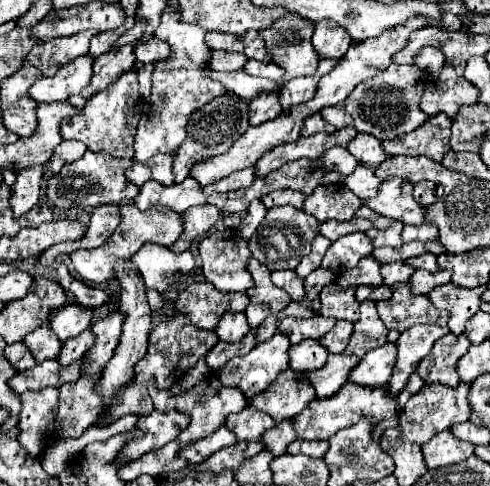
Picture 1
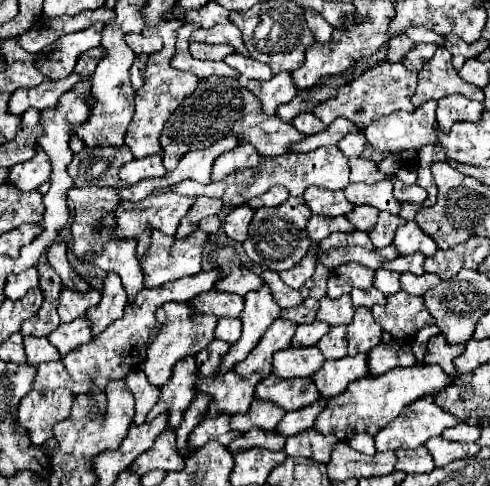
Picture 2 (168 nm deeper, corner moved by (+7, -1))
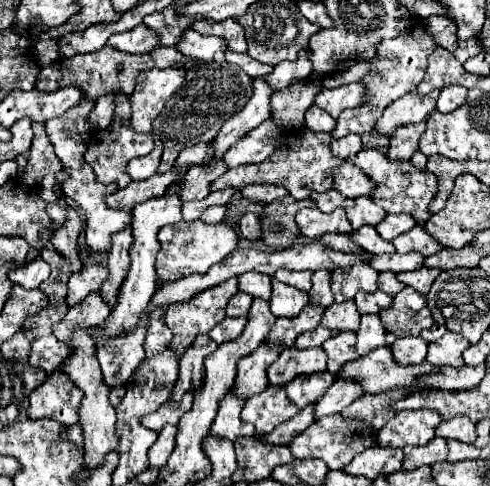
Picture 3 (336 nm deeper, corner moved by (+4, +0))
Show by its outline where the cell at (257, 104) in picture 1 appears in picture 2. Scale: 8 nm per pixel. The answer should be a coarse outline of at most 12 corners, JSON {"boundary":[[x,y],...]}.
{"boundary":[[284,71],[270,81],[248,81],[260,109],[274,115],[298,93]]}

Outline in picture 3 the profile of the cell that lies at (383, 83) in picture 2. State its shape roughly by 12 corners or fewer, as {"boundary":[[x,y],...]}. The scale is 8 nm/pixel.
{"boundary":[[363,84],[319,90],[315,106],[337,118],[363,104]]}

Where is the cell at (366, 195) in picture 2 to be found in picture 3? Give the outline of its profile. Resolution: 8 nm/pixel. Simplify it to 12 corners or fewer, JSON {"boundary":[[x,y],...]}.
{"boundary":[[353,162],[333,170],[347,198],[371,196],[373,182]]}

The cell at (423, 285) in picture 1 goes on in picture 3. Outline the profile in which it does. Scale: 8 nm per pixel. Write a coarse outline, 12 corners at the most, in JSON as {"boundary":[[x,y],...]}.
{"boundary":[[421,266],[397,274],[399,282],[427,296],[437,268]]}

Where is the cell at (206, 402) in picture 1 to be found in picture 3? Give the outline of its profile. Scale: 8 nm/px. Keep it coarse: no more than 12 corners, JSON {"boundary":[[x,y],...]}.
{"boundary":[[259,344],[239,360],[233,390],[251,398],[267,388],[267,366],[285,344]]}

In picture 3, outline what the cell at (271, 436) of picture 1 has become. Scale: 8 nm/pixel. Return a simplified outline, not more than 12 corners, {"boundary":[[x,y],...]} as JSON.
{"boundary":[[339,378],[315,404],[317,418],[341,412],[363,388],[353,378]]}

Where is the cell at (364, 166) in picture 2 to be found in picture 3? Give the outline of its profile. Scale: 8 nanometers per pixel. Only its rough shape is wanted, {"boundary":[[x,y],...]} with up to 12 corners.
{"boundary":[[379,150],[351,158],[393,214],[431,218],[437,176]]}

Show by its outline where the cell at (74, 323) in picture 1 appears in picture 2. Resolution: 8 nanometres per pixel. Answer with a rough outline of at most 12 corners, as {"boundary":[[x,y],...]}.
{"boundary":[[62,289],[58,305],[60,321],[82,317],[96,303],[100,293],[76,293]]}

